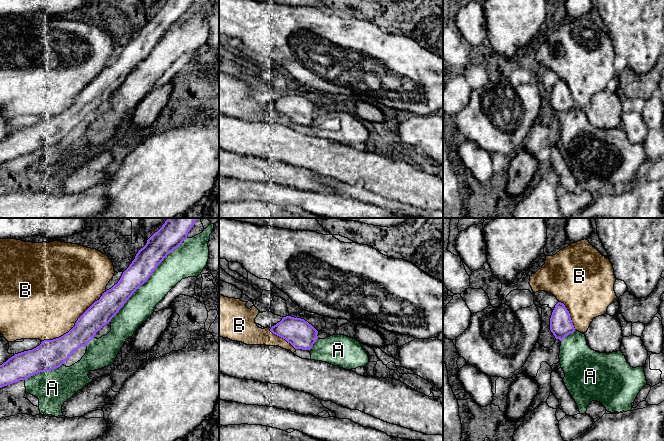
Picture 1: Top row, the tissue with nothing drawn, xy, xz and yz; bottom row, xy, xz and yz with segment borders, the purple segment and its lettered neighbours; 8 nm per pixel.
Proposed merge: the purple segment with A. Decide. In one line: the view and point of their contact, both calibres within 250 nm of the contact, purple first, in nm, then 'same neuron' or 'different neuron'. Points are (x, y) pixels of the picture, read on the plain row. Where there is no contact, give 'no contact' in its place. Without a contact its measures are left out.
contact xy (145, 57); calibres 200 and 220 nm; same neuron

